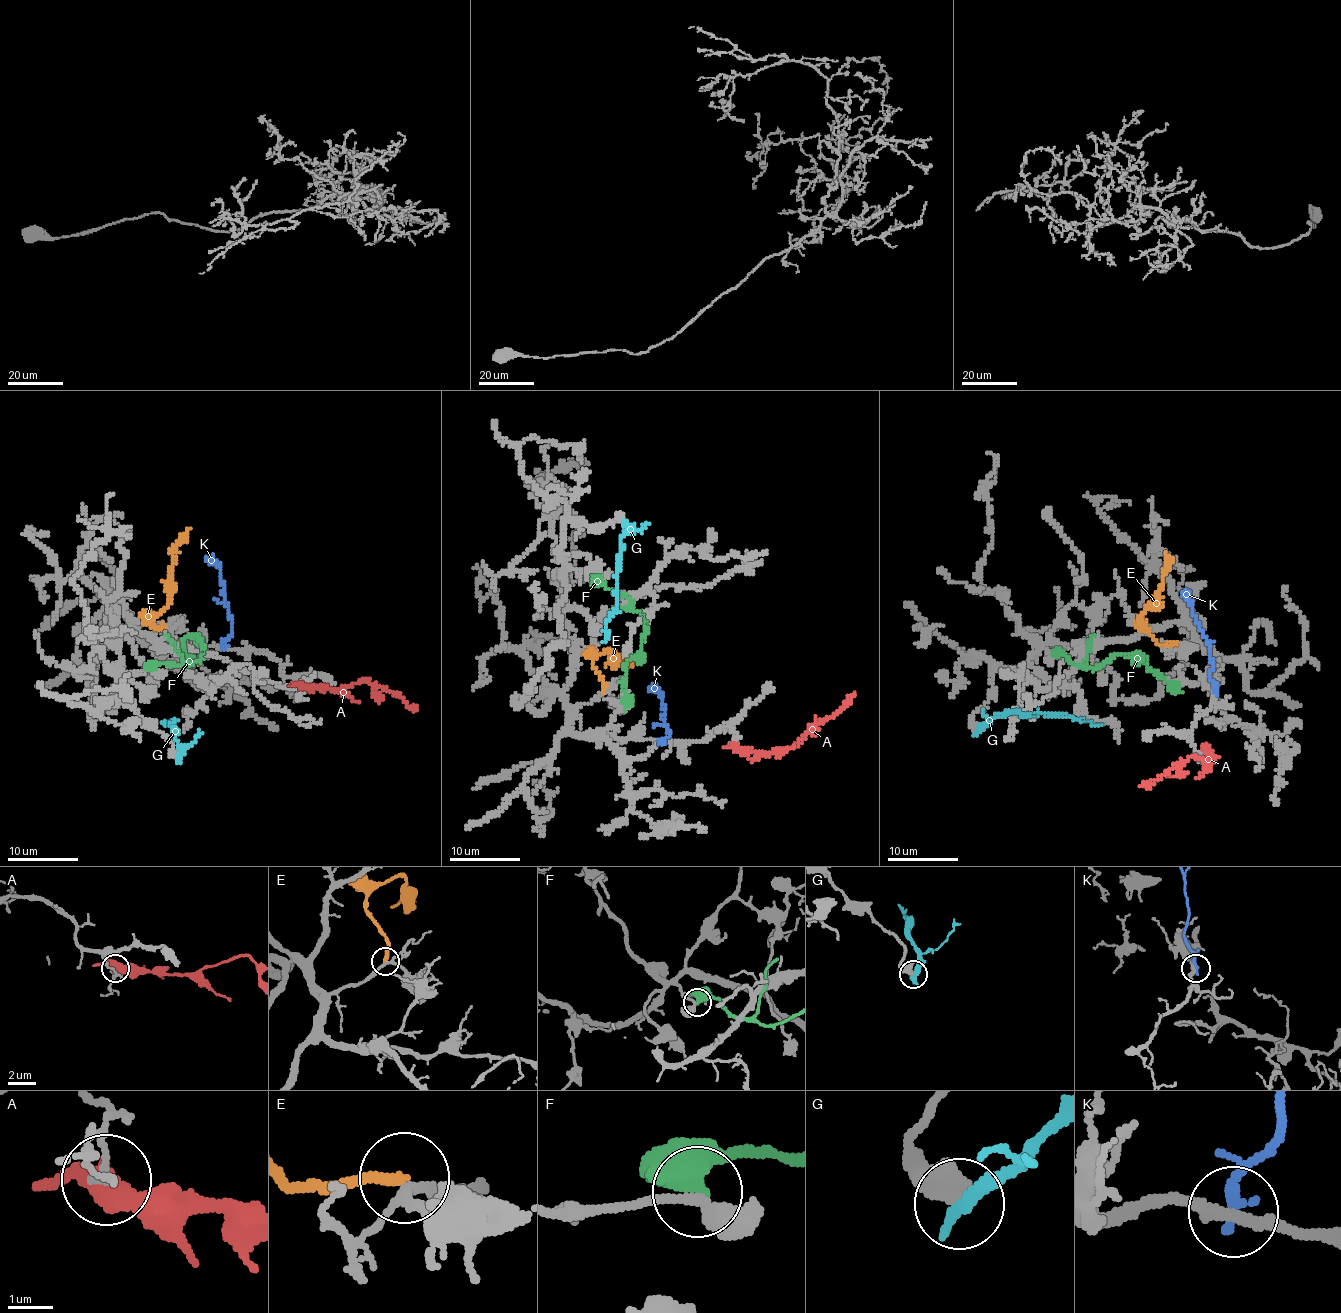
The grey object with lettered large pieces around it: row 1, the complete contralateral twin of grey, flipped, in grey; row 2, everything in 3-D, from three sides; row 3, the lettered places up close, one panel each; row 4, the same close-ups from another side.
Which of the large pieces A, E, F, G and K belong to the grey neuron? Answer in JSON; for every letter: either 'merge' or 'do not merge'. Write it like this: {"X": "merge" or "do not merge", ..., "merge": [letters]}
{"A": "do not merge", "E": "do not merge", "F": "do not merge", "G": "do not merge", "K": "do not merge", "merge": []}

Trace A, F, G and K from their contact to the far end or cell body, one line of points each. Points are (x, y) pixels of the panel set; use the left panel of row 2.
A: (301, 687), (342, 689), (370, 681), (397, 693), (417, 710)
F: (155, 670), (161, 664), (199, 661), (202, 645), (199, 638), (191, 635), (184, 640), (188, 663)
G: (178, 757), (180, 748), (175, 741), (173, 720), (166, 724), (163, 722)
K: (223, 646), (223, 641), (230, 634), (230, 616), (219, 563), (211, 558), (213, 554)

